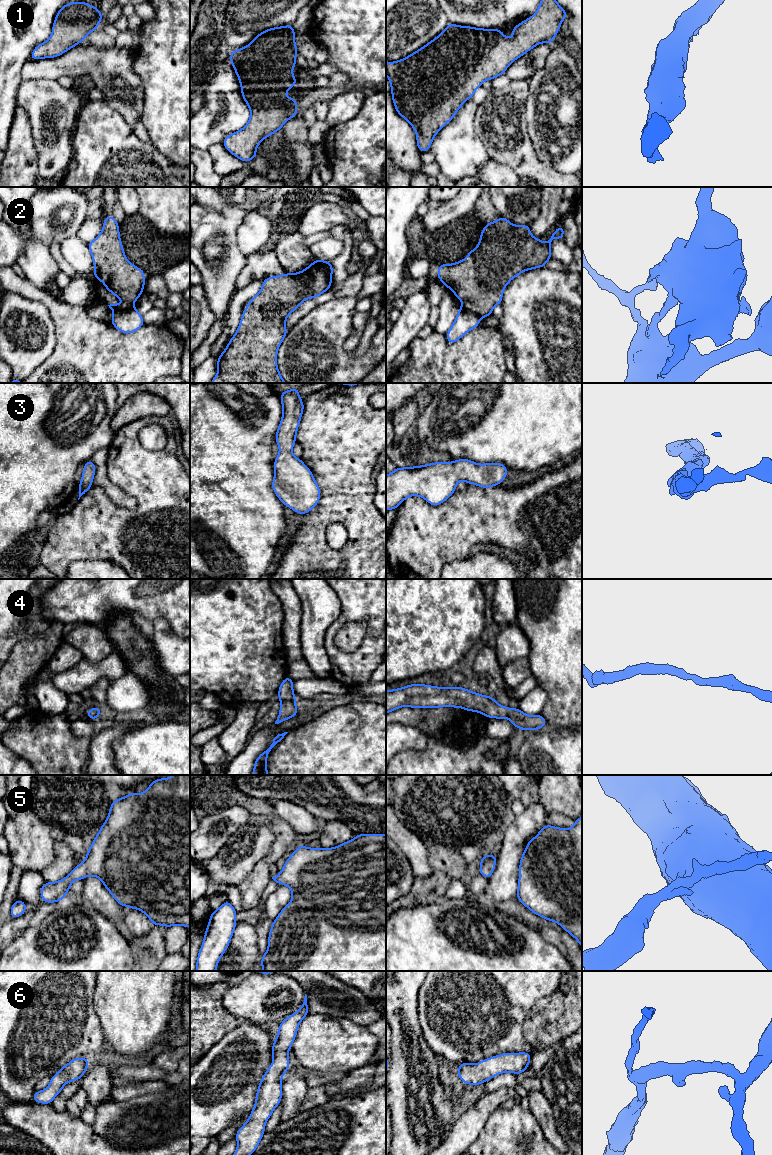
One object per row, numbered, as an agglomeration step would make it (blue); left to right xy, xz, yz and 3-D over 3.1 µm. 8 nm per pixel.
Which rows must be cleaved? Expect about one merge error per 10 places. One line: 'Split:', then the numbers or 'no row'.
Split: 2

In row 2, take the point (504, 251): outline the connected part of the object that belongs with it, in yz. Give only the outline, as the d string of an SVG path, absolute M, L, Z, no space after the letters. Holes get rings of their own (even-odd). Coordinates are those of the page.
M504 216L495 222L488 222L482 229L480 241L464 260L454 264L438 264L437 279L442 281L459 301L460 309L477 314L480 318L492 315L495 305L501 305L503 291L508 283L524 271L545 267L552 259L551 242L558 238L564 240L564 226L559 225L551 238L542 243L541 238L535 238L530 233L531 225L512 225Z

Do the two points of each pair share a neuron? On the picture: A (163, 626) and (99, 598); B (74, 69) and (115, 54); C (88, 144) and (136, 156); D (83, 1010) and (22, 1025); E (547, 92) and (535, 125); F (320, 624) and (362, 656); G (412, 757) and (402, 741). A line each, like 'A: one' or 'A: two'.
A: two
B: one
C: one
D: one
E: one
F: two
G: two

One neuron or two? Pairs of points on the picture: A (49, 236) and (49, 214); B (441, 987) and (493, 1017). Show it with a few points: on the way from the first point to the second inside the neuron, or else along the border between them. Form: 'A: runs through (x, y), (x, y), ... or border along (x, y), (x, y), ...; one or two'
A: runs through (49, 231), (49, 219); one
B: runs through (454, 999), (469, 1003), (480, 1014); one

